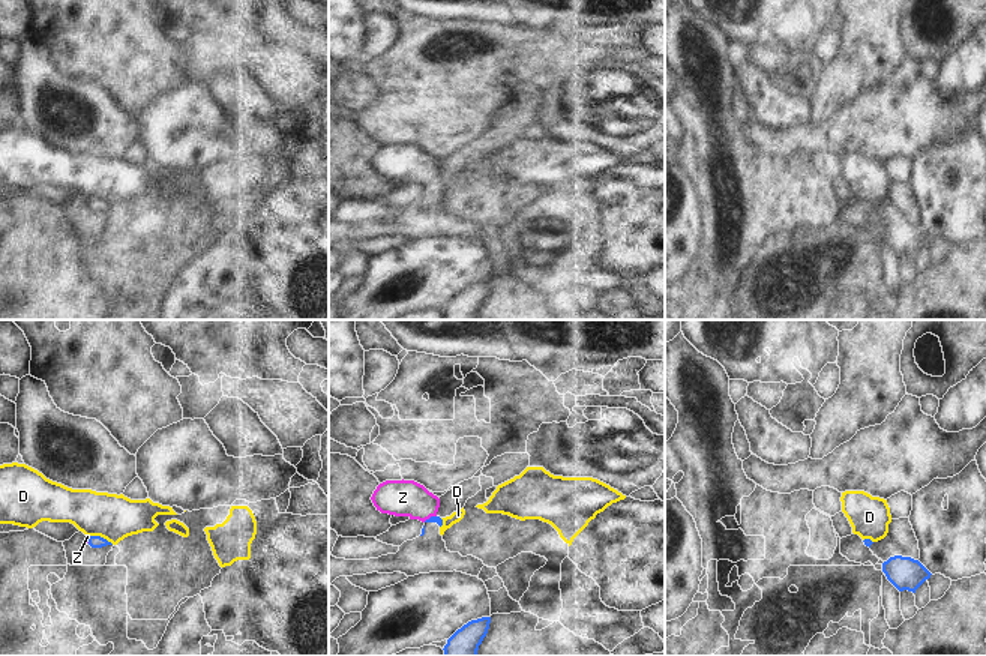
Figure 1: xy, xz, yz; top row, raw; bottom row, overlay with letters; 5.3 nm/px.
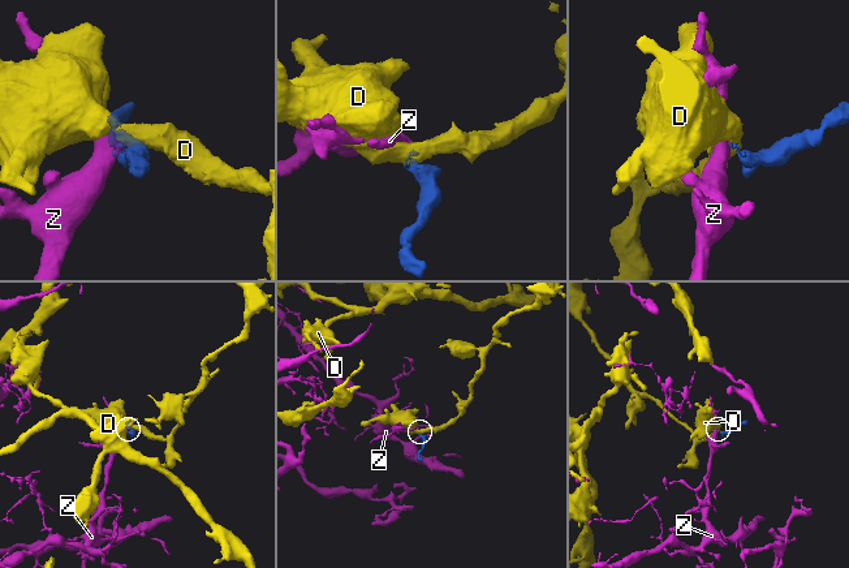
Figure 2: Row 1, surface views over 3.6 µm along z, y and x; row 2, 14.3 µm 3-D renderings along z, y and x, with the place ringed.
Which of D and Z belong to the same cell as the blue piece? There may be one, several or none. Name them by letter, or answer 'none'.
Z

